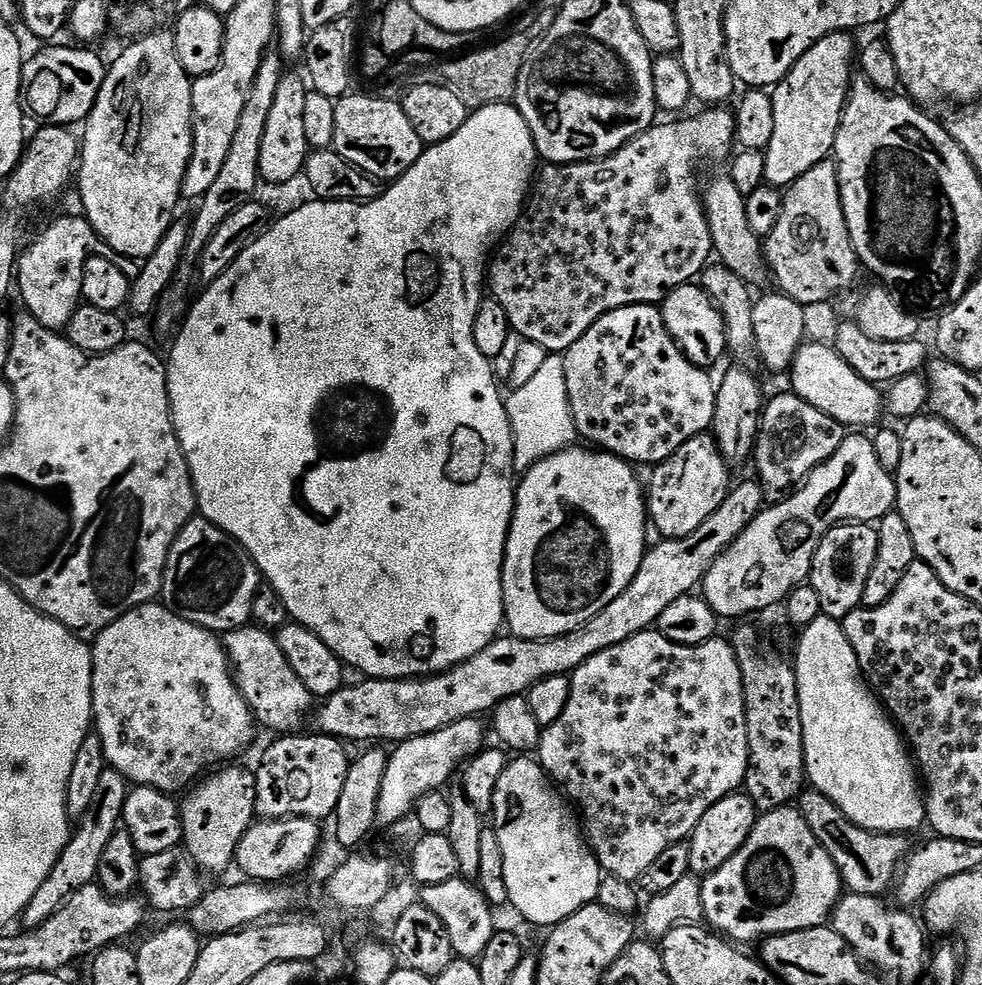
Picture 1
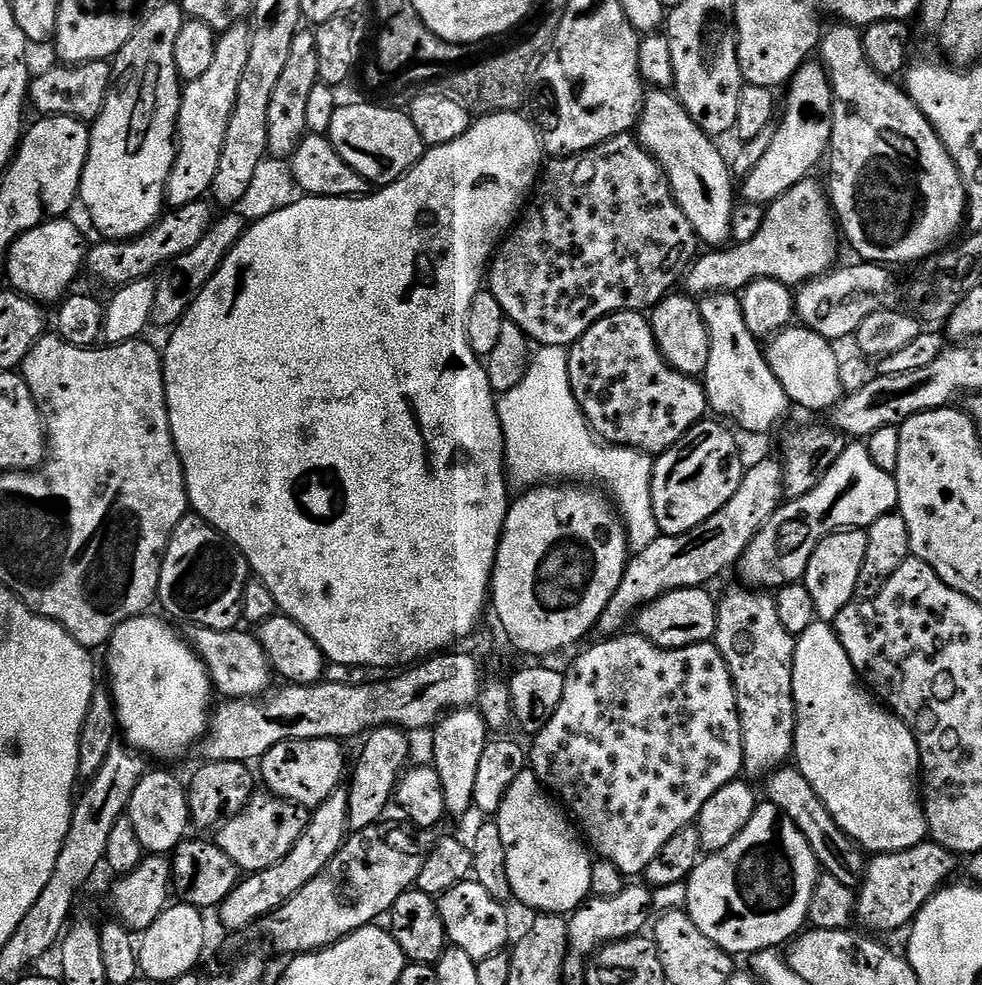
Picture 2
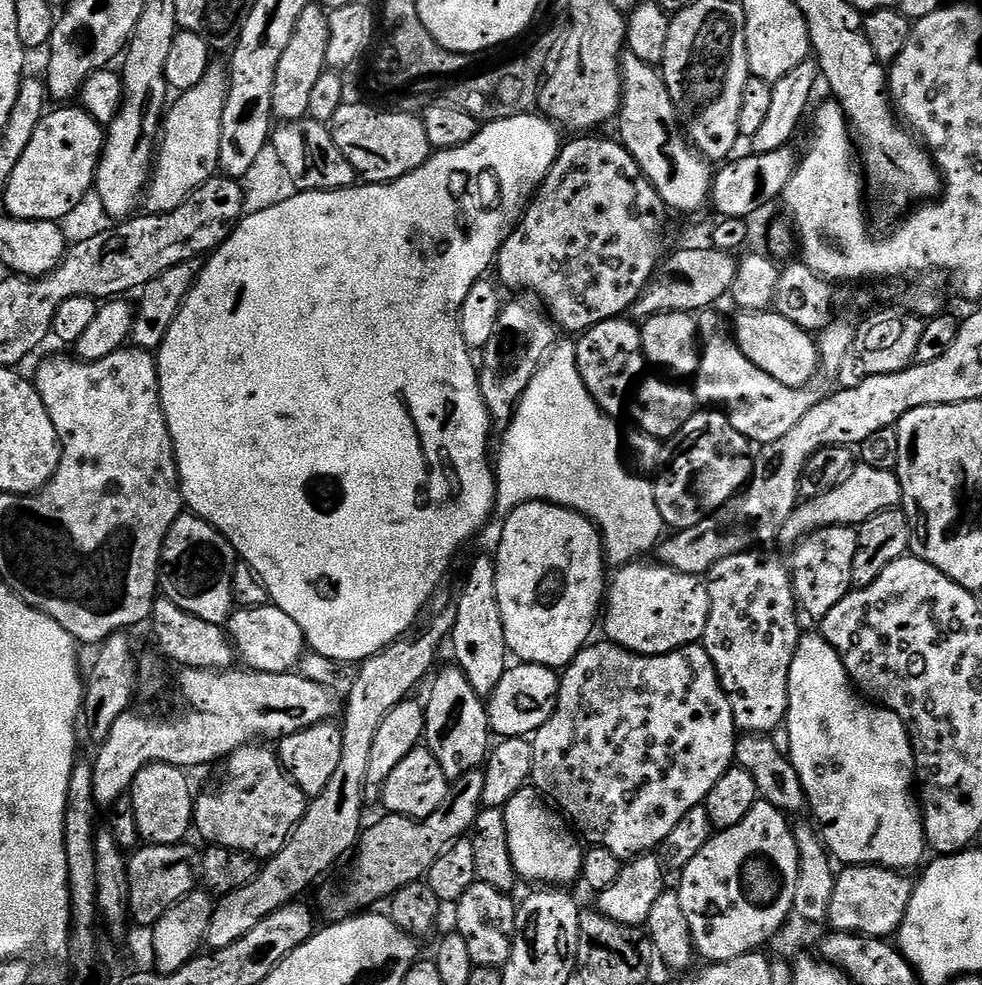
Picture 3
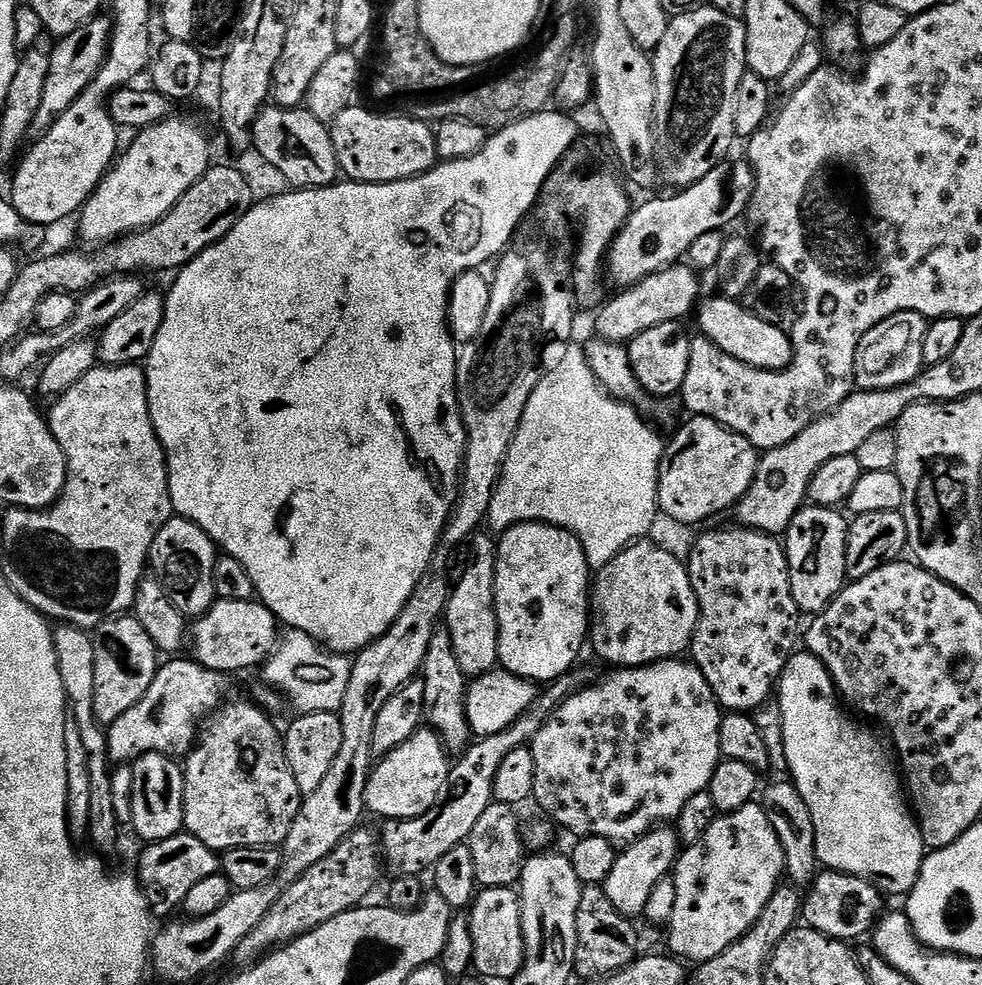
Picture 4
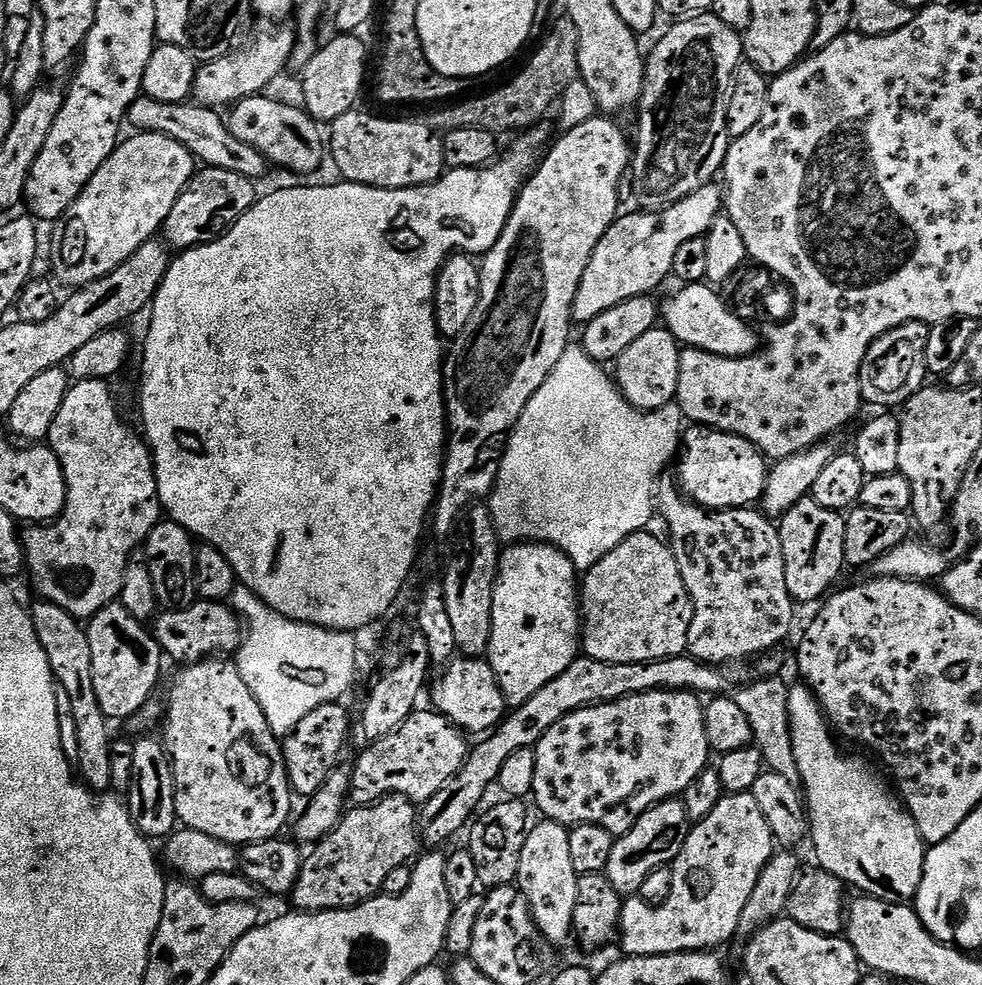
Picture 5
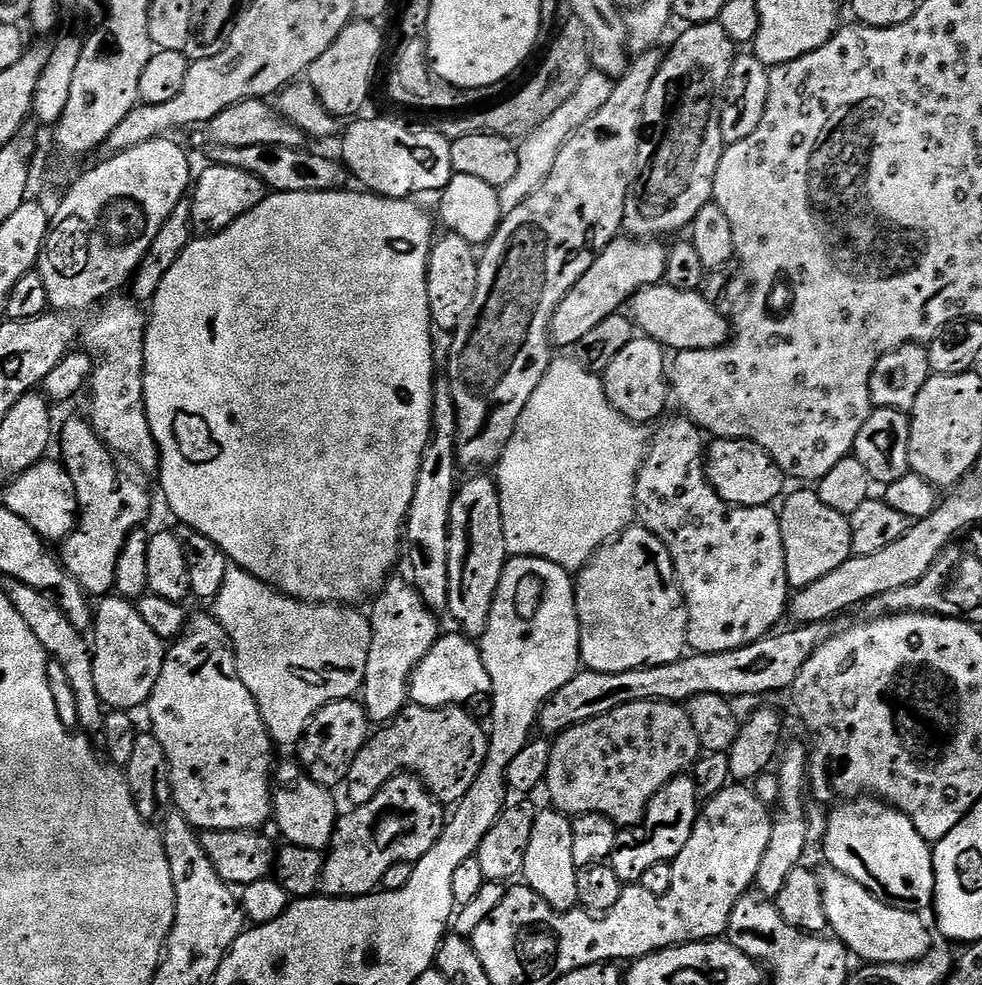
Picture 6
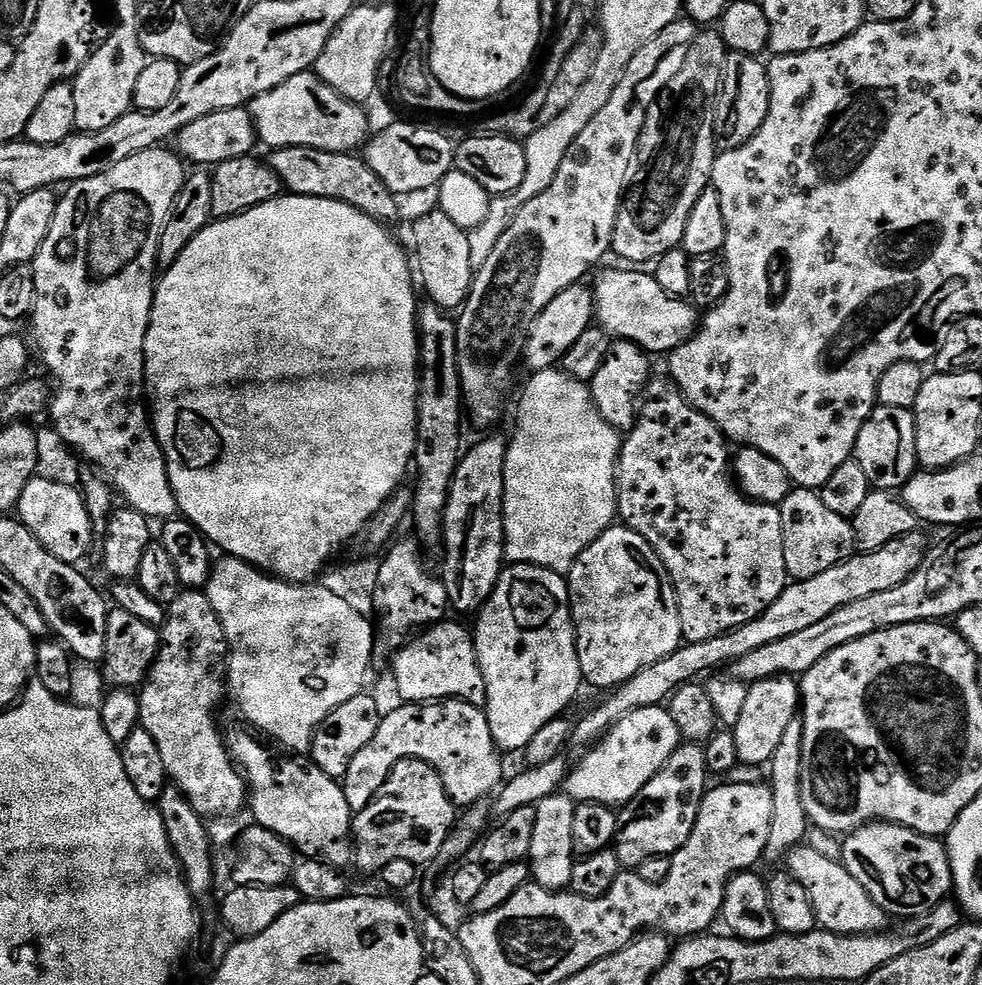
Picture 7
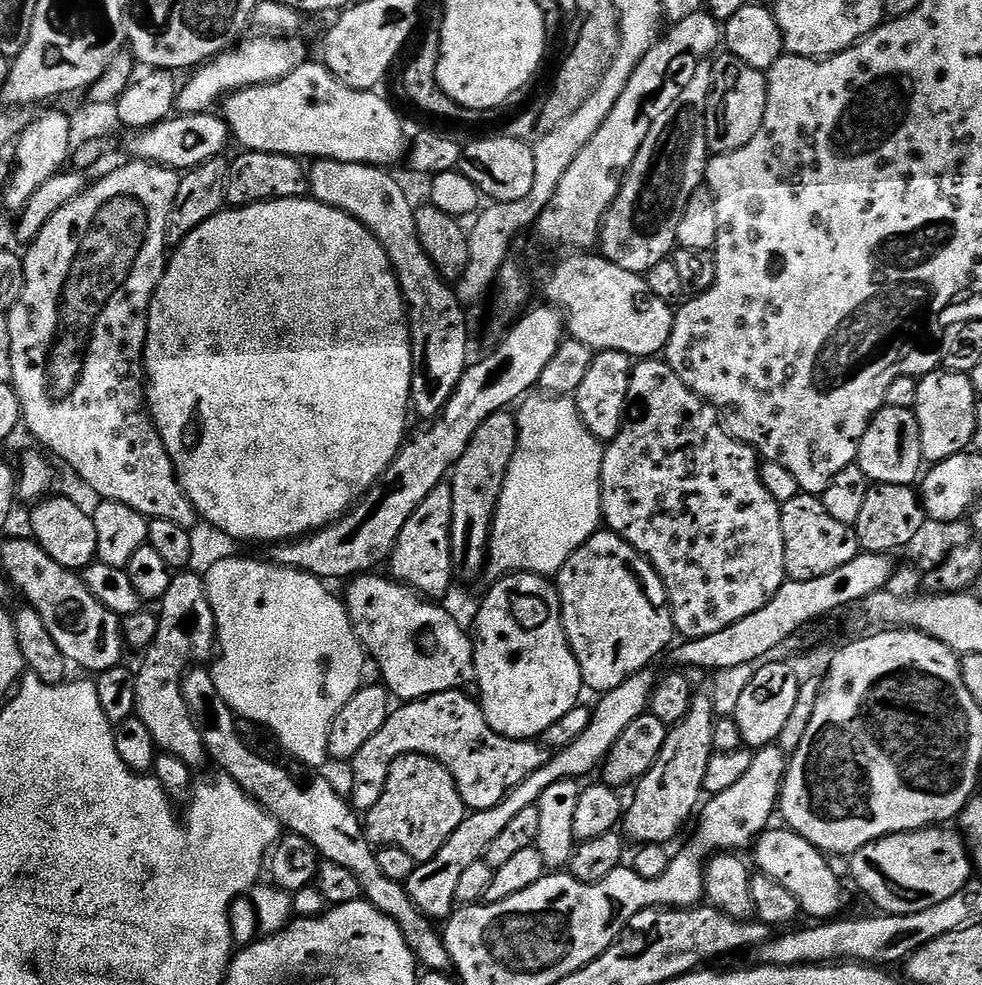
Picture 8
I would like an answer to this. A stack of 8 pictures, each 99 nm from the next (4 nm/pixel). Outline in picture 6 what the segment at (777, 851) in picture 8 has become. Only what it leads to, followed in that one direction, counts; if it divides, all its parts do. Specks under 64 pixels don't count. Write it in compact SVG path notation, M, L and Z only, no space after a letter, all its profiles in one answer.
M825 871L820 893L826 910L831 935L848 948L860 962L874 964L915 964L933 951L932 936L924 925L924 916L918 912L902 910L874 898L866 886L858 886L854 878L841 872Z

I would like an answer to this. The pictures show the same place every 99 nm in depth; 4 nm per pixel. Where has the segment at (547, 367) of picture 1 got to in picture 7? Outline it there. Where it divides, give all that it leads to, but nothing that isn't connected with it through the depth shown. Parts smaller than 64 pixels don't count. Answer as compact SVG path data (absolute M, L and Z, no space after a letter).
M548 368L545 372L533 372L532 392L520 396L520 409L516 412L516 429L508 440L508 453L504 467L504 559L513 564L537 564L549 568L552 572L567 574L574 566L578 554L590 546L608 528L613 527L617 519L616 511L616 463L620 461L621 433L610 426L600 416L596 403L592 400L591 387L583 380L576 380L563 370Z

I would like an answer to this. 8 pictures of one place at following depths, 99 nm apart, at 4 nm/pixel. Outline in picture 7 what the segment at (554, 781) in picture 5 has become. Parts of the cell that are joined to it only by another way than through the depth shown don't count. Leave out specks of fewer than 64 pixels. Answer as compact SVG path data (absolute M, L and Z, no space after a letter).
M667 707L643 708L628 712L595 744L591 745L576 765L571 765L562 785L563 791L581 804L594 802L613 810L619 804L631 805L636 795L670 762L674 750L678 750L682 737Z

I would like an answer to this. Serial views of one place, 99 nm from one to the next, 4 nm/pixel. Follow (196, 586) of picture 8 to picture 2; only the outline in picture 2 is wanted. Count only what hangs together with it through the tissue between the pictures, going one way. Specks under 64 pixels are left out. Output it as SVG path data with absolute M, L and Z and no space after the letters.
M267 790L255 793L244 808L236 815L229 815L219 825L220 833L214 836L214 843L239 866L241 873L261 872L286 858L294 850L294 842L302 838L308 825L309 809L291 804L280 796L273 796Z

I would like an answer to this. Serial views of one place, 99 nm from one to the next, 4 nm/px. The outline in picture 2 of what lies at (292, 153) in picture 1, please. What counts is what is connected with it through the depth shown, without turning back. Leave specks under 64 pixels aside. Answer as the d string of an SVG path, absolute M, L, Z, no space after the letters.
M301 30L294 34L294 42L290 46L290 54L282 75L274 85L274 95L270 98L270 111L266 117L268 127L268 156L287 161L296 151L301 140L309 135L306 126L306 105L314 86L318 83L318 46L316 33L312 30Z

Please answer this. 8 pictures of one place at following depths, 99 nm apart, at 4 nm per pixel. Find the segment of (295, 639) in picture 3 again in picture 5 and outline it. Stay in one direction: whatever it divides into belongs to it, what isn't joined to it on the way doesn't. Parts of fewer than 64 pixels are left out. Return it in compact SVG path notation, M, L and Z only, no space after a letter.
M197 599L188 608L170 608L155 617L154 635L160 643L160 651L172 660L181 660L181 665L196 664L217 654L236 654L244 642L245 625L241 617L227 603Z

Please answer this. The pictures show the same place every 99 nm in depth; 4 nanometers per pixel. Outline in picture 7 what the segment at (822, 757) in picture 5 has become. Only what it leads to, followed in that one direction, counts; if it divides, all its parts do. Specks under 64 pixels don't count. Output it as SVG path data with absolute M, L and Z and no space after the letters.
M873 822L842 840L843 866L862 882L862 890L892 918L921 916L943 900L949 899L952 887L952 867L943 839L923 836L900 824Z

